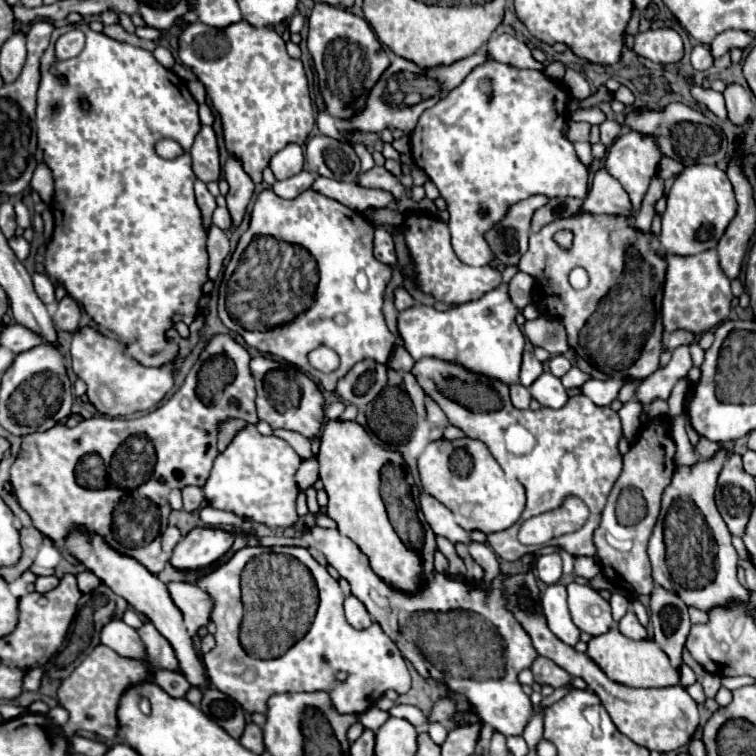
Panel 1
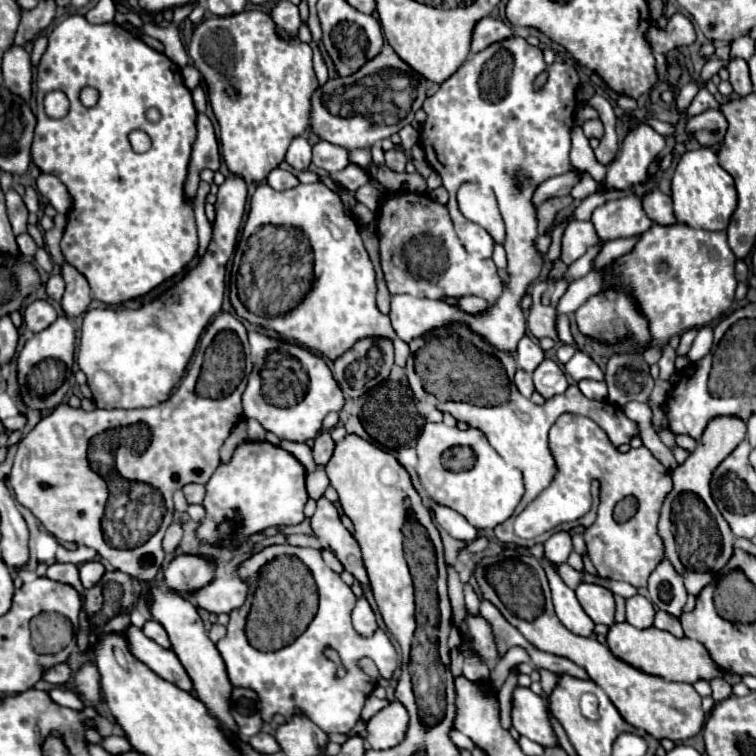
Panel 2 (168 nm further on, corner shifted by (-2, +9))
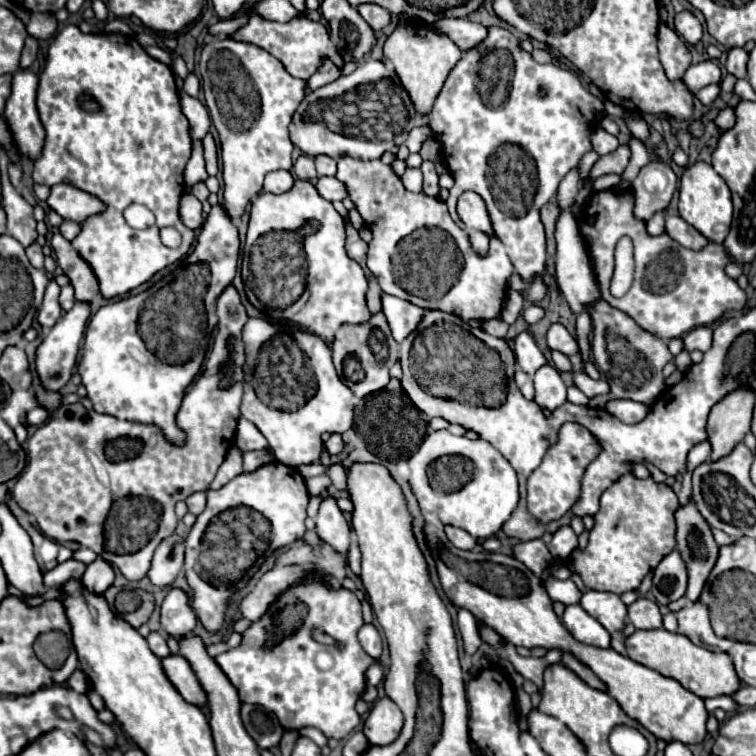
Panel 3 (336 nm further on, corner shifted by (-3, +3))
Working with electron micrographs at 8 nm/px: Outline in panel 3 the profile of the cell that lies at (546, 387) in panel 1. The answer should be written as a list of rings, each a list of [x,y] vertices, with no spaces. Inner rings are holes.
[[[541,366],[535,372],[535,402],[541,408],[557,410],[565,402],[565,384],[561,380],[561,374],[553,366]]]

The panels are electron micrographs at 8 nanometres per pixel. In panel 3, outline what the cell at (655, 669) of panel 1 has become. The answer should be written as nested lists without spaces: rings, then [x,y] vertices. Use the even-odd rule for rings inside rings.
[[[665,628],[657,630],[637,630],[629,638],[625,638],[627,656],[633,662],[639,662],[667,678],[677,680],[689,692],[701,698],[715,698],[715,696],[733,696],[741,688],[741,680],[731,664],[731,658],[725,652],[709,652],[693,644],[687,636],[669,632]]]

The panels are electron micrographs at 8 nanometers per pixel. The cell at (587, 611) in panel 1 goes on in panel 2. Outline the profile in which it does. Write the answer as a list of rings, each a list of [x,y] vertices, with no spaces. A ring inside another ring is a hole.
[[[580,582],[576,588],[576,598],[594,624],[614,624],[614,596],[608,588],[590,582]]]

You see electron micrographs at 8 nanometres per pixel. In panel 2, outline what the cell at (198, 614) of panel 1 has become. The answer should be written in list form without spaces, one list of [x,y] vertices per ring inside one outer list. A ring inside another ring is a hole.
[[[238,576],[214,578],[208,586],[198,588],[194,592],[196,606],[212,614],[236,610],[244,604],[244,598],[246,598],[246,584],[240,582]]]

